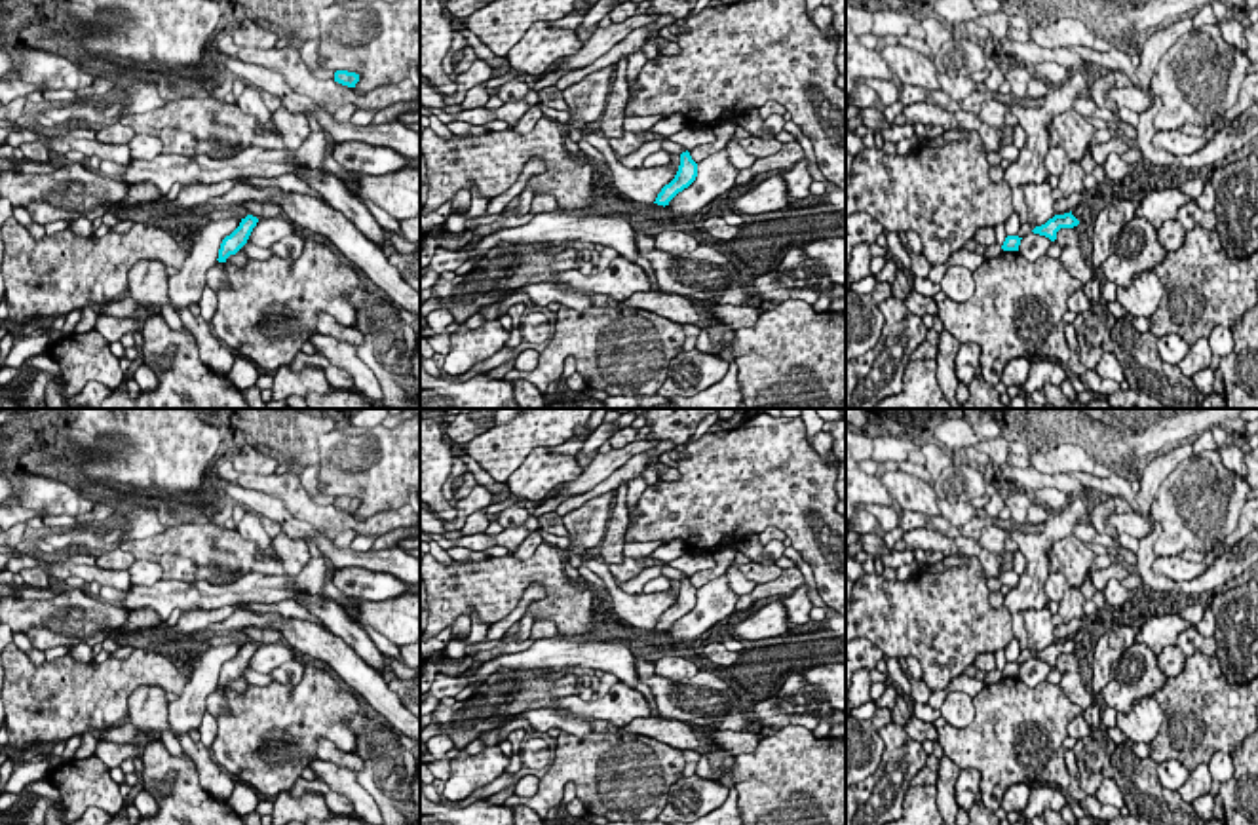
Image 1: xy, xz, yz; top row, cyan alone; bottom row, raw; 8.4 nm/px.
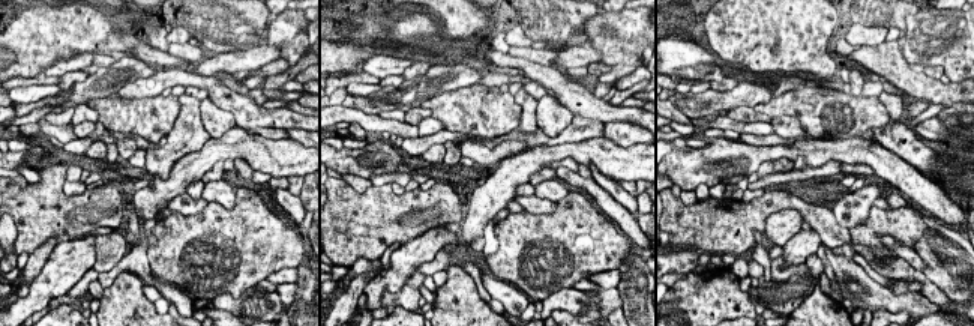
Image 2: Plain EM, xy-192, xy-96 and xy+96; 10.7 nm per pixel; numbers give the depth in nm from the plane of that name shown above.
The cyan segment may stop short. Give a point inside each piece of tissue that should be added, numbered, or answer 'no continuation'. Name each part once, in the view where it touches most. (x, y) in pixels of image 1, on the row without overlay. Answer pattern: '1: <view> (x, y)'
no continuation

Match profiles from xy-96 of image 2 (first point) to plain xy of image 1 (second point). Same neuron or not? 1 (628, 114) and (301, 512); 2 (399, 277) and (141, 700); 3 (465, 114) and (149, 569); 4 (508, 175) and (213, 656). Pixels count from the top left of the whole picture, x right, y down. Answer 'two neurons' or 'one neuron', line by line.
1: two neurons
2: one neuron
3: two neurons
4: one neuron

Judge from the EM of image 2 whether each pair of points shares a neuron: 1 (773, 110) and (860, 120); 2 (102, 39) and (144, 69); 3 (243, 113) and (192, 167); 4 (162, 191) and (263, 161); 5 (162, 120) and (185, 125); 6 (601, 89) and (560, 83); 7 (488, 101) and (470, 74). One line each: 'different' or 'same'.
1: same
2: different
3: different
4: same
5: different
6: different
7: different

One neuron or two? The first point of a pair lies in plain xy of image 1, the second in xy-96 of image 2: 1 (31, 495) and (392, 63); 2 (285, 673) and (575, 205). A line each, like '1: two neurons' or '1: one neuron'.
1: one neuron
2: two neurons

